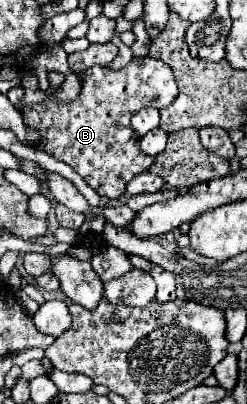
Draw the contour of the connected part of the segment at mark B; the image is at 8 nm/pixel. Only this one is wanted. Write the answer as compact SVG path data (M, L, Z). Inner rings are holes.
M149 56L131 58L131 62L121 70L93 66L93 68L87 68L85 72L81 72L77 76L81 76L81 94L75 100L57 100L57 98L49 96L41 104L33 104L33 106L23 108L23 120L31 130L35 130L39 134L39 142L35 142L37 150L47 152L49 156L69 164L99 196L119 198L119 194L123 194L123 186L135 174L145 172L153 162L151 156L141 156L139 142L133 140L135 134L129 126L129 120L141 108L169 106L177 98L175 78L163 62L153 60Z

